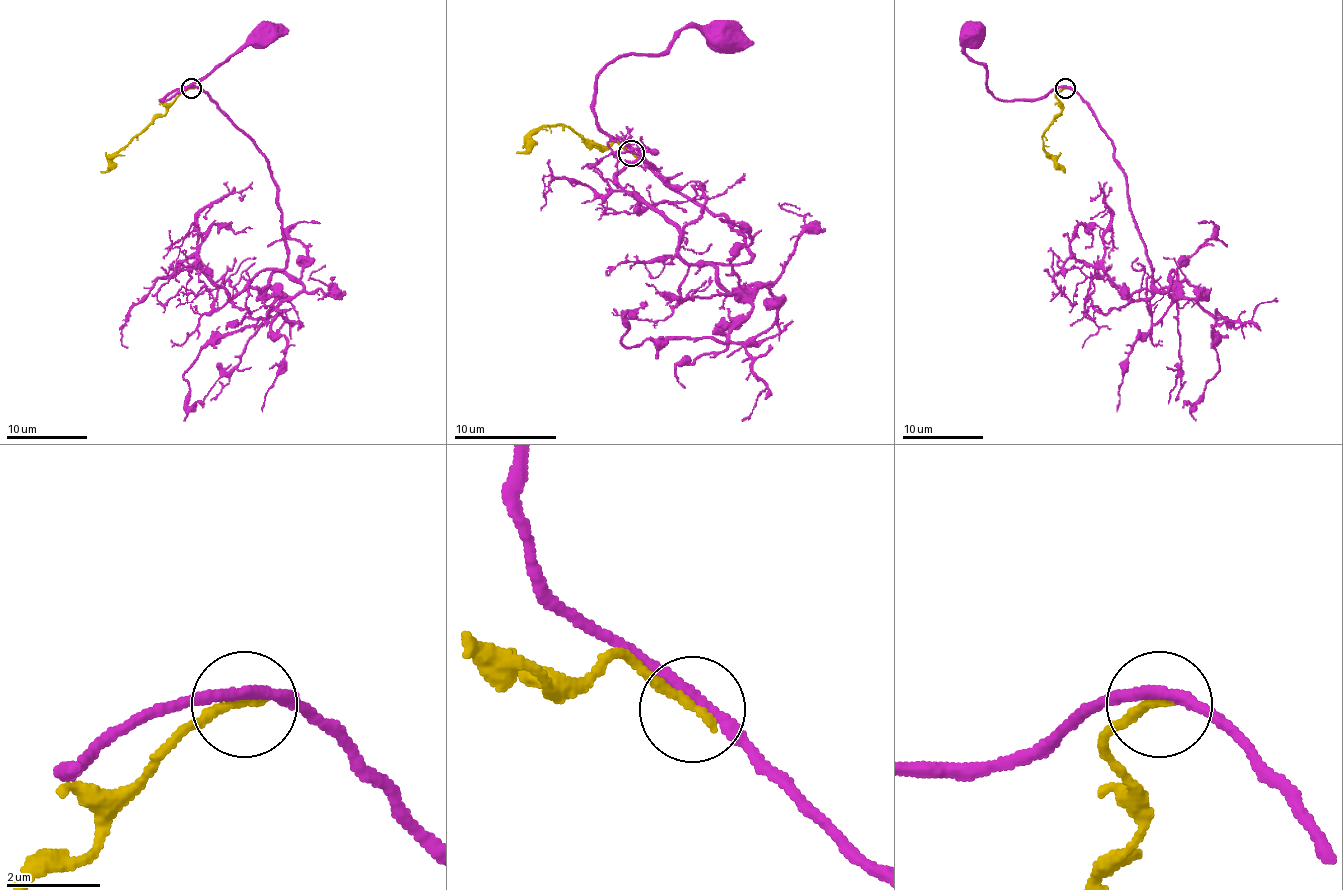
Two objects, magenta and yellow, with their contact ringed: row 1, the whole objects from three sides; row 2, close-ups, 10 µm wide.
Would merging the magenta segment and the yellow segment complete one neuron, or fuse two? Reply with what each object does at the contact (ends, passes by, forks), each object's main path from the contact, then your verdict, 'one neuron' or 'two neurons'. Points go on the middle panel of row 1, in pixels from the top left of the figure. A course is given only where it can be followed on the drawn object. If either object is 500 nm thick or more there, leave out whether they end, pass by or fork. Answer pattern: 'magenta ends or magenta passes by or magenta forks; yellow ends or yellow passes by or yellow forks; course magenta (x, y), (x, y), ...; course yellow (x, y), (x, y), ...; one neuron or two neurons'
magenta passes by; yellow ends; course magenta (630, 152), (737, 231), (753, 257), (707, 264), (727, 292), (771, 285), (725, 341), (628, 346), (646, 300); course yellow (630, 152), (618, 142), (597, 147), (587, 145), (567, 127), (546, 124), (531, 137), (523, 152), (516, 152); two neurons

